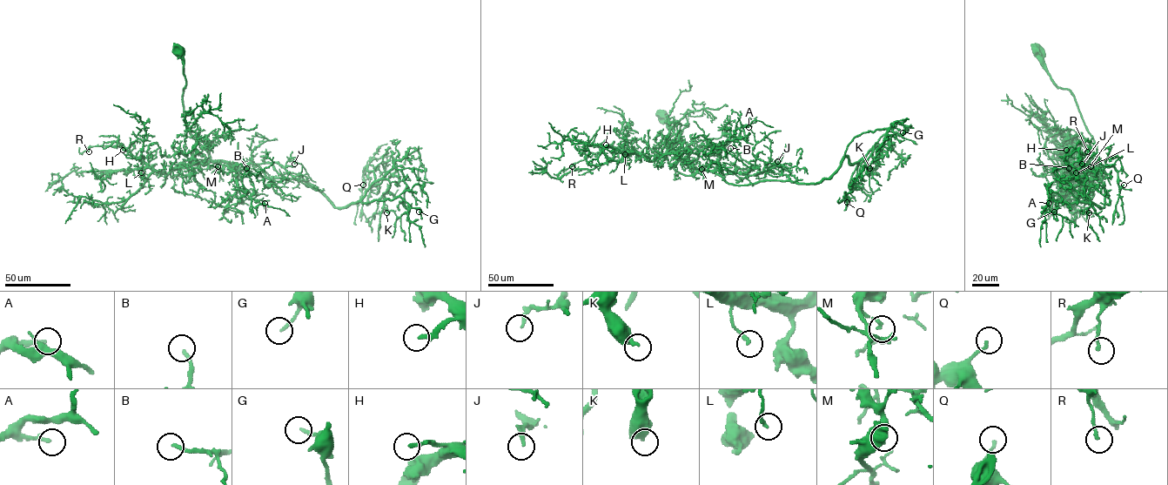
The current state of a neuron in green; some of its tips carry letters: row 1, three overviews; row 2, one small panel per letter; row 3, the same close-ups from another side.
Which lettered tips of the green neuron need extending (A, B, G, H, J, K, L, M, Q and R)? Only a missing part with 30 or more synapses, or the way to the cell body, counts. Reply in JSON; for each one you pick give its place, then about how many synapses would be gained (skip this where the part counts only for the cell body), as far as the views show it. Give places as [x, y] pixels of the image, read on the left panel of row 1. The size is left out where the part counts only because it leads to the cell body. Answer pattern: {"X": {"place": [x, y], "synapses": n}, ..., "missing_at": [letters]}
{"A": {"place": [265, 203], "synapses": 70}, "B": {"place": [246, 168], "synapses": 60}, "H": {"place": [123, 150], "synapses": 30}, "missing_at": ["A", "B", "H"]}

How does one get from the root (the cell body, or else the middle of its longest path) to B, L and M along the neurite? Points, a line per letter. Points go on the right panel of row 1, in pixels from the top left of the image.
B: (1037, 47), (1050, 79), (1073, 96), (1097, 146), (1097, 161), (1081, 171), (1069, 168)
L: (1037, 47), (1050, 79), (1073, 96), (1097, 146), (1097, 160), (1074, 164), (1081, 173), (1072, 168), (1076, 172)
M: (1037, 47), (1050, 79), (1073, 96), (1094, 140), (1097, 160), (1089, 162), (1090, 166)

